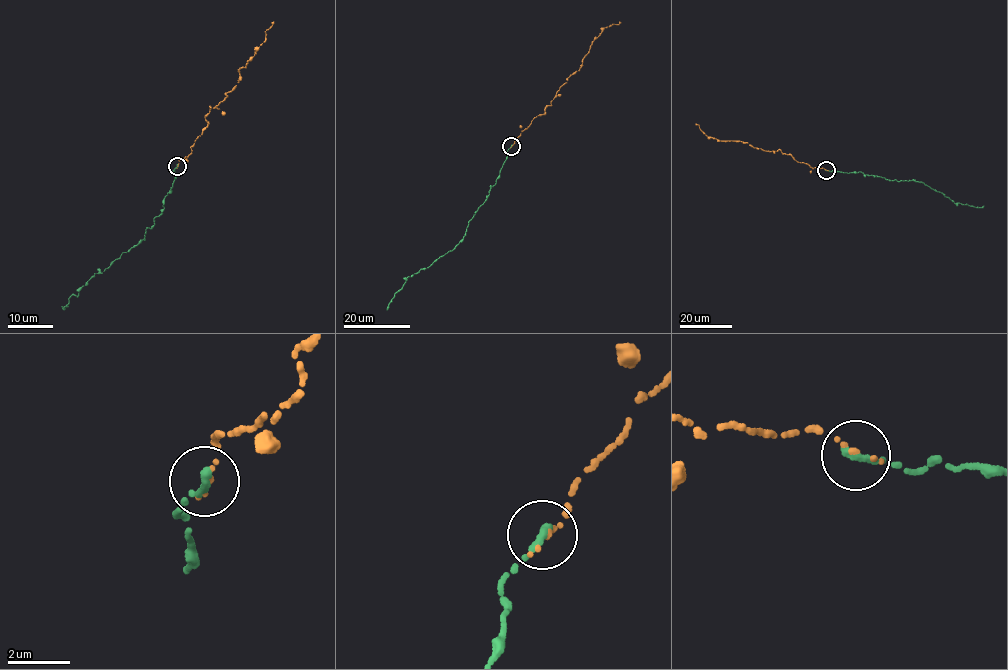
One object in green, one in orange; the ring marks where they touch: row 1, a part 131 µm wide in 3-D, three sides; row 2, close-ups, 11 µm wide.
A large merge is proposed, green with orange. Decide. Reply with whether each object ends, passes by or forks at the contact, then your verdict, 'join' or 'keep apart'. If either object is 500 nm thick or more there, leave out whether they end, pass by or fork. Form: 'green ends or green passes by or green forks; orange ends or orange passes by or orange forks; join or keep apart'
green ends; orange ends; join

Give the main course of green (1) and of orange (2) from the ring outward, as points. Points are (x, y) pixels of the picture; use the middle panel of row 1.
1: (511, 146), (495, 184), (469, 220), (463, 239), (430, 266), (408, 277), (387, 309)
2: (512, 146), (531, 121), (545, 113), (567, 78), (579, 70), (604, 28), (621, 22)

